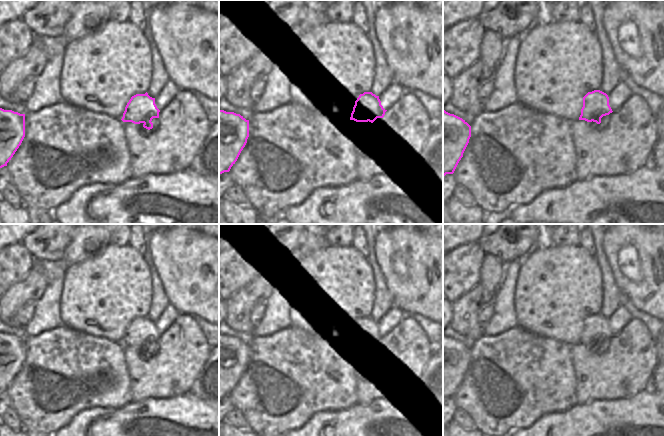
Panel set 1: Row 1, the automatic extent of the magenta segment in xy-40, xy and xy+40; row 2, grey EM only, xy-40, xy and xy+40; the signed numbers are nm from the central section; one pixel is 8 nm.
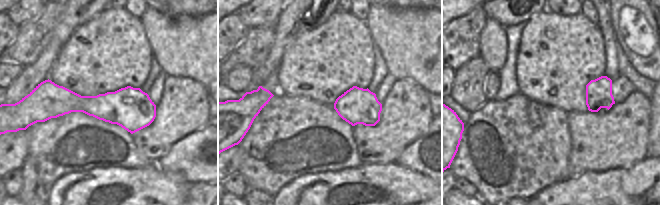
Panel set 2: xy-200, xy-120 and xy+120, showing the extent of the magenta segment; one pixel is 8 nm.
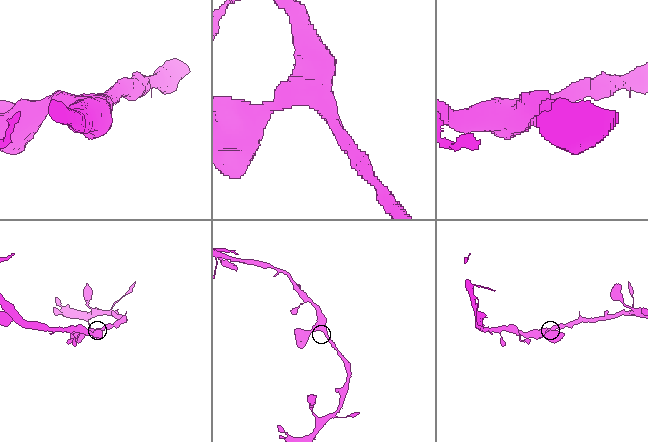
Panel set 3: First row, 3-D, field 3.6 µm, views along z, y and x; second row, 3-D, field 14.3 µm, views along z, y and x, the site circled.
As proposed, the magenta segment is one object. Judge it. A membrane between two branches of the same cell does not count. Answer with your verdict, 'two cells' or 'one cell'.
one cell

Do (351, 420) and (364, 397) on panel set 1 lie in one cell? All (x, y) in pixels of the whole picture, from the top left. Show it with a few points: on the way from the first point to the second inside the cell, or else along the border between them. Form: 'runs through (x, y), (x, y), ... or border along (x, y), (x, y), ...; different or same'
border along (383, 399), (378, 399), (368, 404), (357, 404); different

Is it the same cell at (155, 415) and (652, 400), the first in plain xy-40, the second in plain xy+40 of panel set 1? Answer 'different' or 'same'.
same

